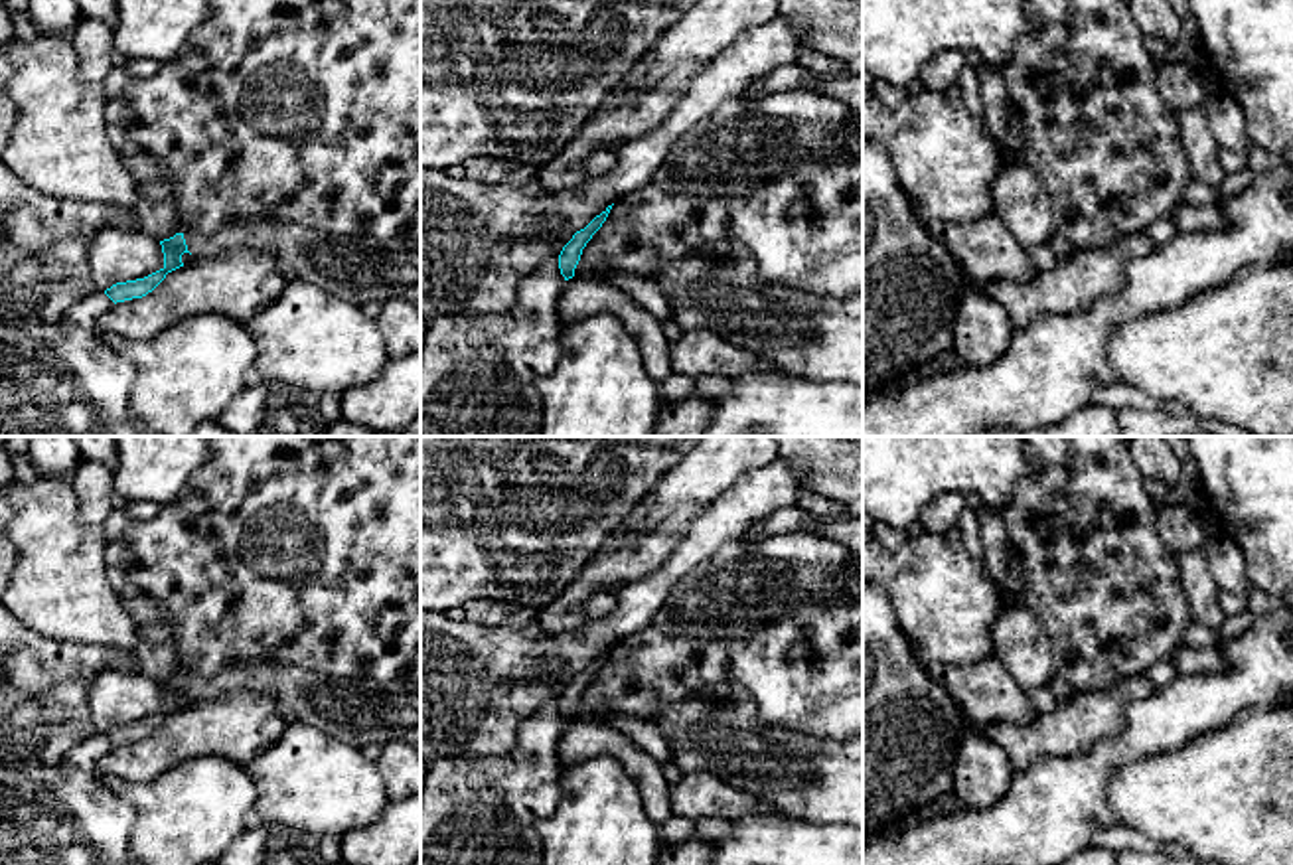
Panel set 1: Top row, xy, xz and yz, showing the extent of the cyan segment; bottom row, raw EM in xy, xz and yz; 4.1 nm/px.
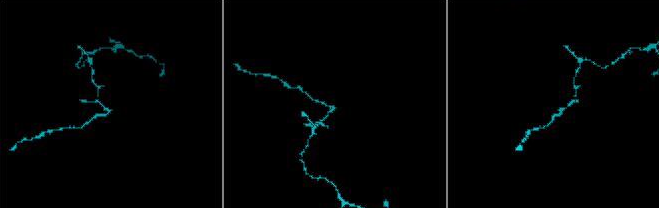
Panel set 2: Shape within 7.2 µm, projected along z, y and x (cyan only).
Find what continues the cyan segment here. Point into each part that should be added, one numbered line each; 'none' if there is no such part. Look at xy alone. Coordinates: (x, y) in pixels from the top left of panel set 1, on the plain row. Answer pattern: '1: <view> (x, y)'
1: xy (360, 711)

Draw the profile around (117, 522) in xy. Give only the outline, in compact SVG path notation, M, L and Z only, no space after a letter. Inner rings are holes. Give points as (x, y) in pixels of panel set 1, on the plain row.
M114 510L109 513L109 517L101 523L101 529L107 537L107 545L122 539L126 527L132 523L132 519L124 513L124 510Z

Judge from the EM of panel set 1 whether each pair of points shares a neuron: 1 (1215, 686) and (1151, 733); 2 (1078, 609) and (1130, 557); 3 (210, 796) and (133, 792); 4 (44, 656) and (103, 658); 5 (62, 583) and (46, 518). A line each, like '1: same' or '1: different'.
1: same
2: same
3: same
4: same
5: same

